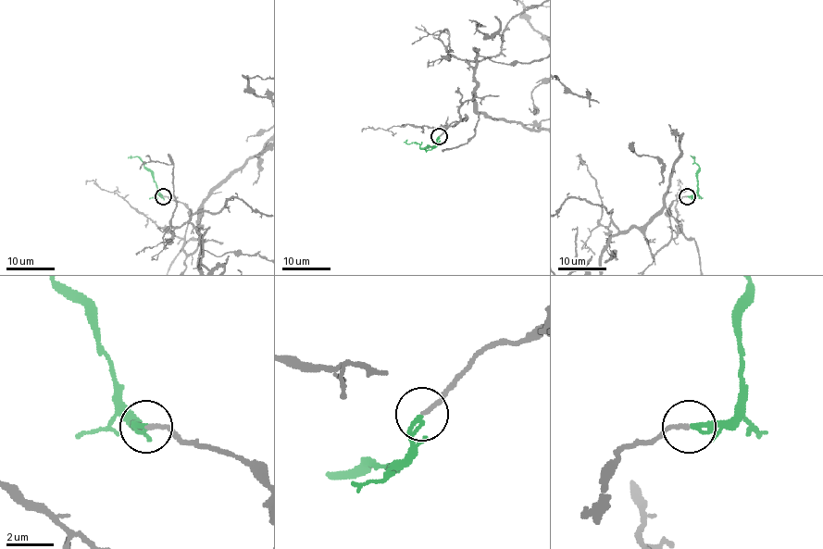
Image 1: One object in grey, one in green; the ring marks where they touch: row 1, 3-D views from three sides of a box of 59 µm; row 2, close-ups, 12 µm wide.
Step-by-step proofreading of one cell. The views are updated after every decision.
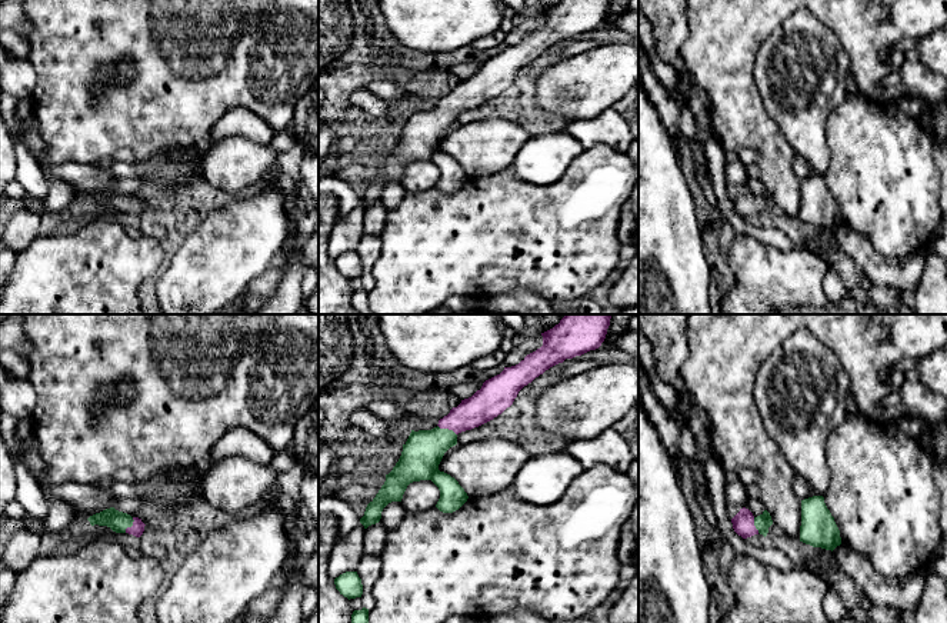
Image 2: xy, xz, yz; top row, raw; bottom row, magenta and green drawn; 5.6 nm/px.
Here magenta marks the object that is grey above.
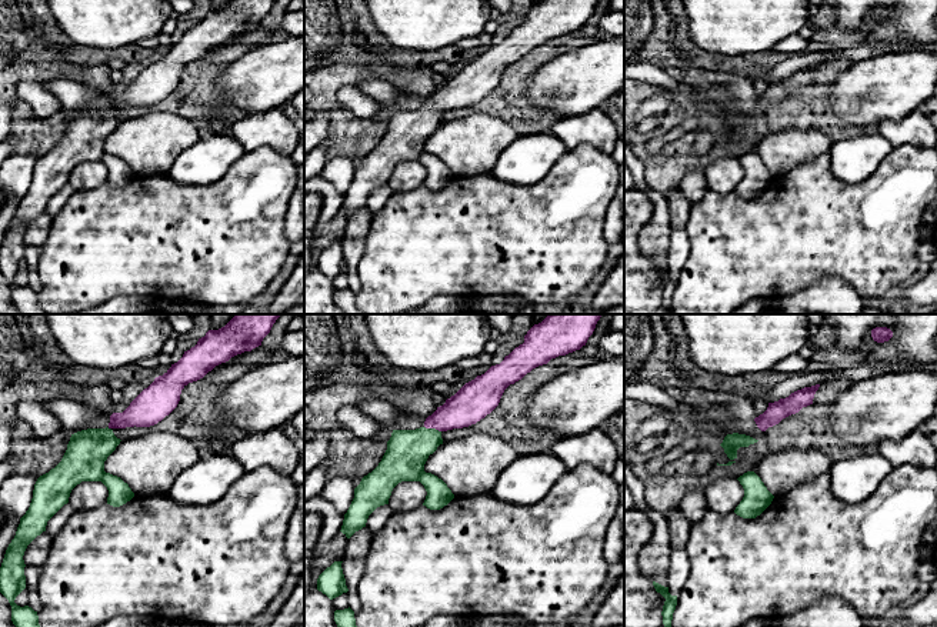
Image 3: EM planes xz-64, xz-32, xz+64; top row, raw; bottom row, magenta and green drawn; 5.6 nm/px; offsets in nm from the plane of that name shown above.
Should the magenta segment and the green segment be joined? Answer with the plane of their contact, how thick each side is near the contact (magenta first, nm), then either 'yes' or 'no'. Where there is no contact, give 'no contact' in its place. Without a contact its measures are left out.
xz | 180/220 nm | yes

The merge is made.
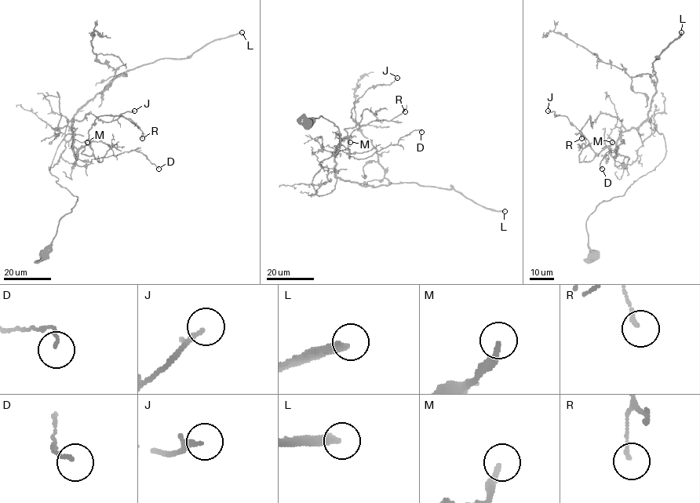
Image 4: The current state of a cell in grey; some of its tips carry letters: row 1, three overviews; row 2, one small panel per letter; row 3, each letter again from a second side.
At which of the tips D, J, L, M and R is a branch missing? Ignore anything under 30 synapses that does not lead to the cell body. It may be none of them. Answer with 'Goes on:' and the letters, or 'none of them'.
Goes on: L

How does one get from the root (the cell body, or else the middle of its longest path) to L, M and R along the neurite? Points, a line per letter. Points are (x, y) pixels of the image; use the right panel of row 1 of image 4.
L: (592, 256), (588, 216), (665, 156), (665, 139), (647, 114), (656, 90), (652, 63), (681, 32)
M: (592, 256), (588, 216), (665, 154), (663, 134), (649, 118), (621, 133), (613, 156), (612, 142)
R: (592, 256), (586, 220), (651, 171), (665, 143), (649, 118), (626, 129), (603, 113), (590, 116), (581, 138)

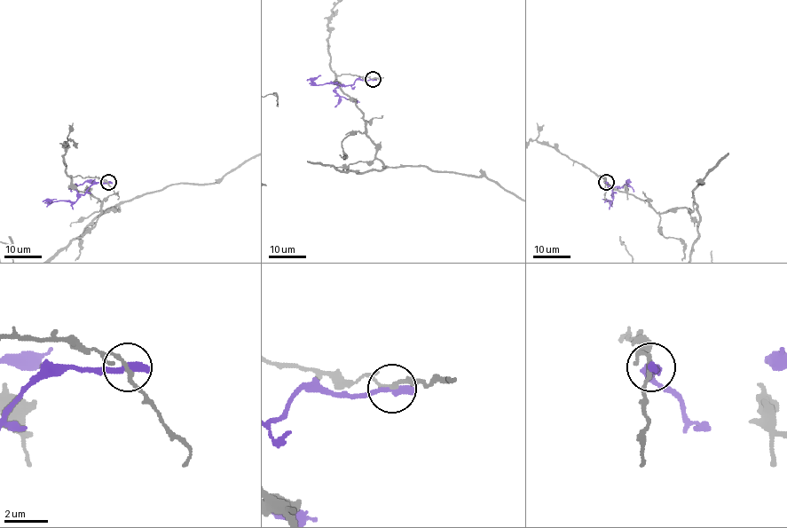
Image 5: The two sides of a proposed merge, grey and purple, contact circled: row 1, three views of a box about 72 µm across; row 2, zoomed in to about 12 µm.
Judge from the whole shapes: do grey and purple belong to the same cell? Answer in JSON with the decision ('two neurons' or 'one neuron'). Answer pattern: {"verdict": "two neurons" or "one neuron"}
{"verdict": "two neurons"}

